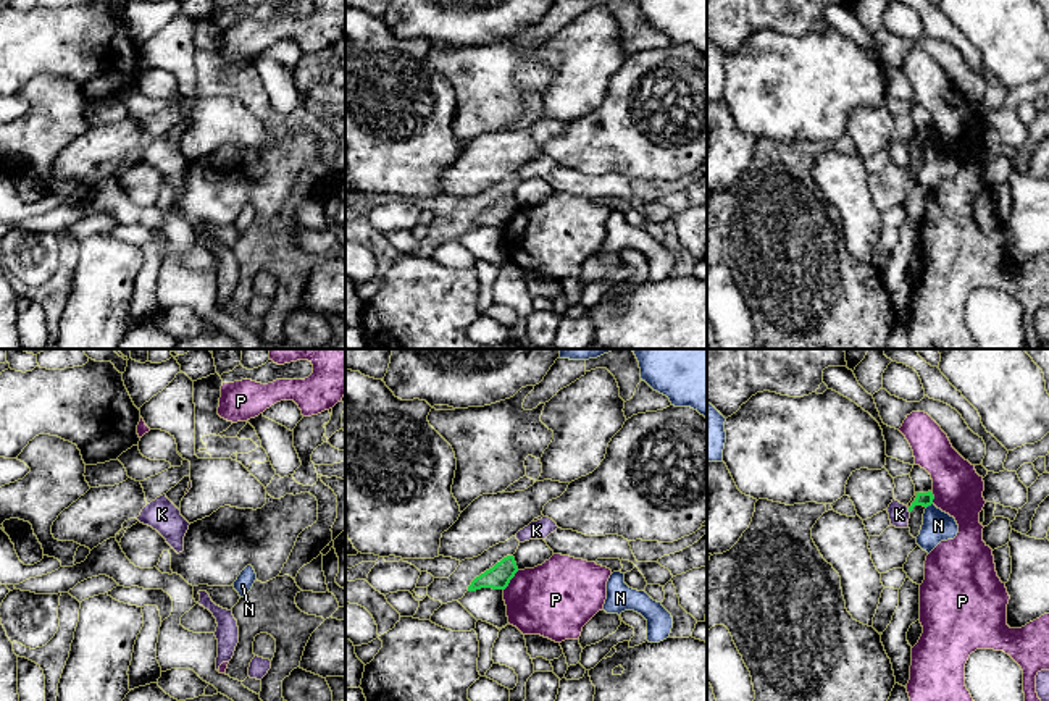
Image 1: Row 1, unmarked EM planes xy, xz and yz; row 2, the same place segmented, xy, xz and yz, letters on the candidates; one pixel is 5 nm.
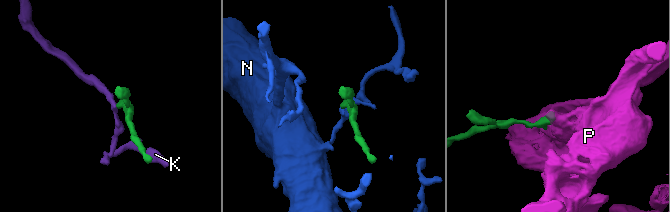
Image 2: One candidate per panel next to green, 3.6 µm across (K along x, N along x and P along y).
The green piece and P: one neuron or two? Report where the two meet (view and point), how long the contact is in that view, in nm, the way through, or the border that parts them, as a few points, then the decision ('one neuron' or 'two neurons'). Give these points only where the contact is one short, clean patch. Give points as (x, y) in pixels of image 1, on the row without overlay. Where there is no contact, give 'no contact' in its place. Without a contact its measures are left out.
contact xz (510, 217); length 130 nm; two neurons

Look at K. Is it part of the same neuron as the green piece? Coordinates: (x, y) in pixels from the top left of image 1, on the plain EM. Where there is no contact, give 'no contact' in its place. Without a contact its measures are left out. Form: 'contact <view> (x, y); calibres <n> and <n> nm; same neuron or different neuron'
contact yz (909, 149); calibres 70 and 100 nm; same neuron

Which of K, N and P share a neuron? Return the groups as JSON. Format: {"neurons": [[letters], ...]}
{"neurons": [["K"], ["N"], ["P"]]}

